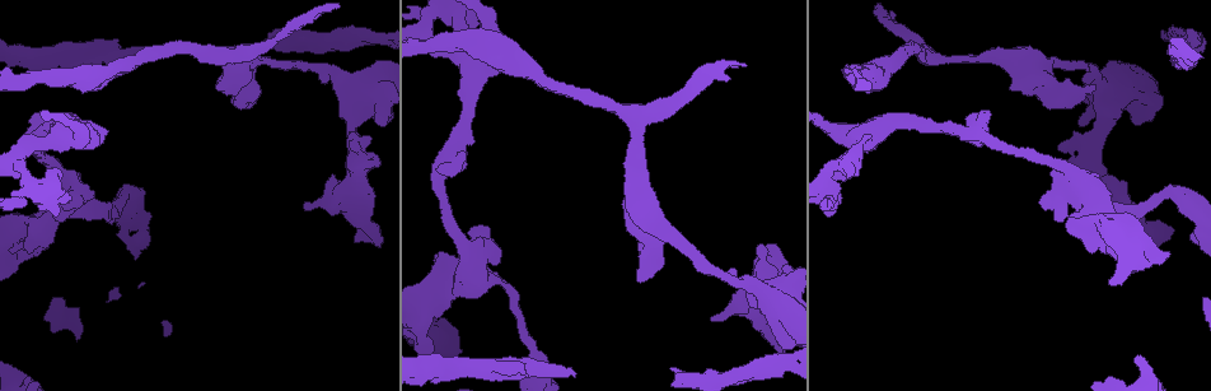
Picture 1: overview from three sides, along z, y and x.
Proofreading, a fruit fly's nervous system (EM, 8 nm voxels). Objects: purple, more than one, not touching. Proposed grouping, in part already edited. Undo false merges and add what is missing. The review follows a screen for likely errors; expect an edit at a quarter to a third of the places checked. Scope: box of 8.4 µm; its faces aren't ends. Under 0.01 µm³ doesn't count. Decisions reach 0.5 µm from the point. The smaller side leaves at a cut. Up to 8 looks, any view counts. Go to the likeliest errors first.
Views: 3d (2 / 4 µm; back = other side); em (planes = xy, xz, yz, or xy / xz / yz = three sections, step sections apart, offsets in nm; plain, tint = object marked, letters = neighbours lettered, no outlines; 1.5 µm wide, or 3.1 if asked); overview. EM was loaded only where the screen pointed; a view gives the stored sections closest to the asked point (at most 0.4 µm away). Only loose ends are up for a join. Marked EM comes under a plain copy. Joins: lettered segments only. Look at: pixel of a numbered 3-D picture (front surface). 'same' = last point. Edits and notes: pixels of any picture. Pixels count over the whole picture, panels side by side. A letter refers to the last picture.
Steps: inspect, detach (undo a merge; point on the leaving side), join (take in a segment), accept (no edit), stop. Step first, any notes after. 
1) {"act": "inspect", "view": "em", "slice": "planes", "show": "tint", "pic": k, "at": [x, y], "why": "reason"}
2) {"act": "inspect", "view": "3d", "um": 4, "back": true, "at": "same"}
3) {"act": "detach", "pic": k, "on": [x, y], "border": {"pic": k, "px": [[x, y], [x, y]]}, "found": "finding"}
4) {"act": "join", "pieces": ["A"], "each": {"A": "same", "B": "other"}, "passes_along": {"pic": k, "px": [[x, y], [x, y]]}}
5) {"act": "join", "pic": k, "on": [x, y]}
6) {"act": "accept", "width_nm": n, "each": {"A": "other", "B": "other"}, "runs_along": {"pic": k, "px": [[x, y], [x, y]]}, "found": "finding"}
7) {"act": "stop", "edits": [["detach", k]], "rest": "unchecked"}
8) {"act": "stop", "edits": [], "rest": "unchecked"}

{"act": "inspect", "view": "em", "slice": "xz", "step": 4, "show": "letters", "pic": 1, "at": [38, 233], "why": "touches itself"}

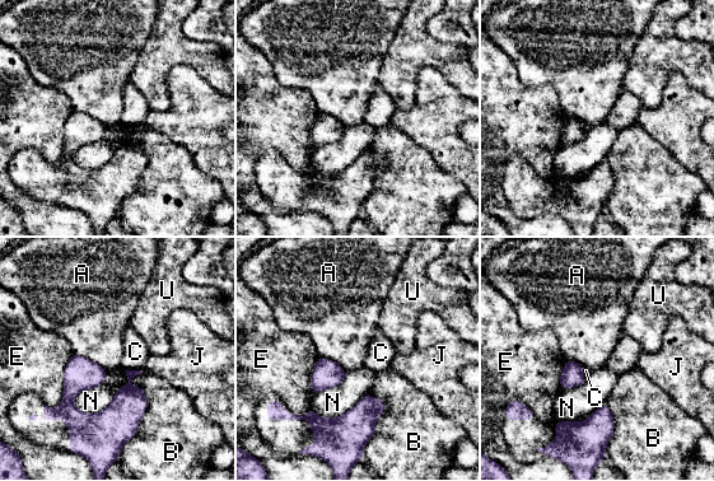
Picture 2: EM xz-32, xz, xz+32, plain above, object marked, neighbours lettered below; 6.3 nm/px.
{"act": "inspect", "view": "em", "slice": "planes", "show": "letters", "at": "same"}

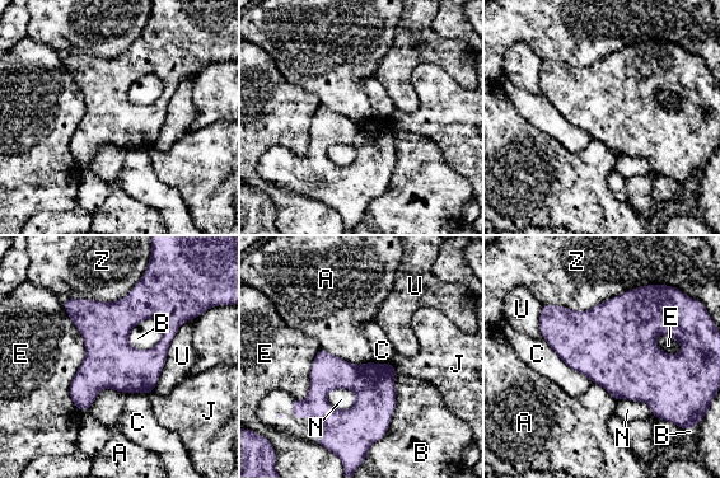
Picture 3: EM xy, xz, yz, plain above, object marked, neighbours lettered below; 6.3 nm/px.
{"act": "accept", "width_nm": 320, "each": {"A": "other", "B": "other", "C": "other", "E": "other", "J": "other", "N": "other", "U": "other", "Z": "other"}, "runs_along": {"pic": 3, "px": [[144, 286], [82, 407]]}, "found": "one neuron here"}

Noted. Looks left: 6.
{"act": "inspect", "view": "em", "slice": "planes", "show": "letters", "pic": 1, "at": [674, 369], "why": "branch stops here"}

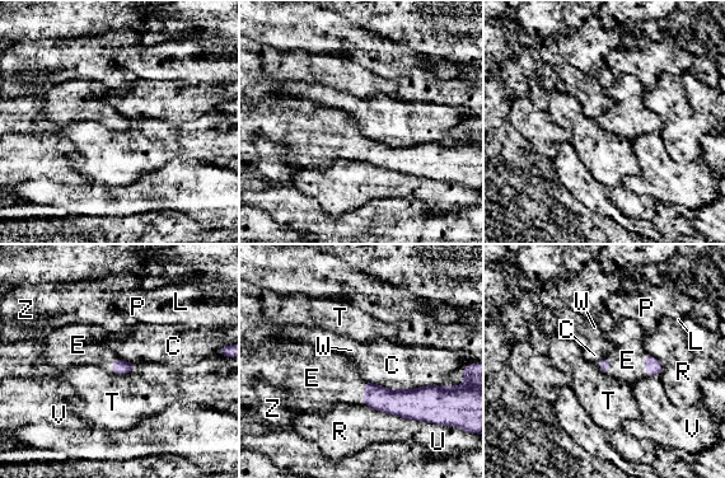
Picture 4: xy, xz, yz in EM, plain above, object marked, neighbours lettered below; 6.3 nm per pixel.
{"act": "join", "pieces": ["E"], "longest_contact_nm": ["C", 500], "each": {"C": "other", "E": "same", "L": "other", "P": "other", "R": "other", "T": "other", "U": "other", "V": "other", "W": "other", "Z": "other"}, "found": "the neuron continues"}

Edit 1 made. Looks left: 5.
{"act": "inspect", "view": "em", "slice": "xy", "step": 4, "show": "tint", "pic": 1, "at": [305, 203], "why": "stops while still wide"}

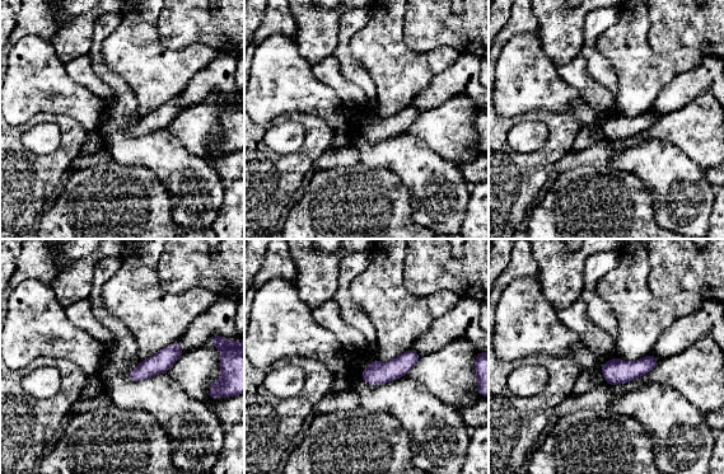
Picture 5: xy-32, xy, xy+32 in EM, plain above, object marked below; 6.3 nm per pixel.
{"act": "inspect", "view": "em", "slice": "planes", "show": "letters", "at": "same", "why": "cut it another way"}

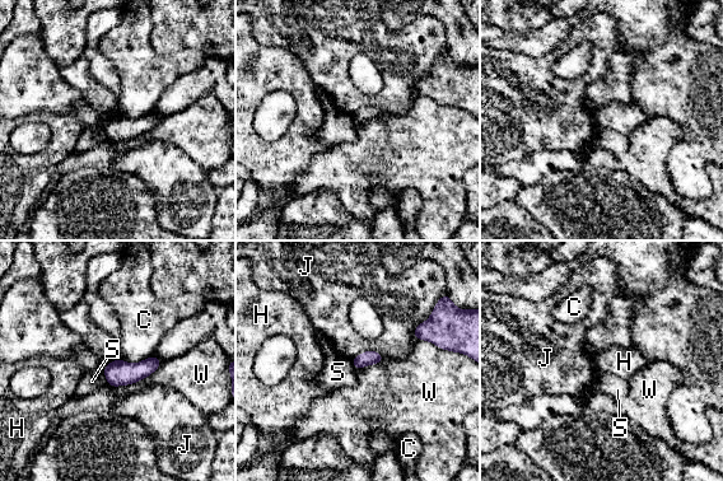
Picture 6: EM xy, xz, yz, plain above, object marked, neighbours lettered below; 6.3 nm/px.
{"act": "accept", "each": {"C": "other", "H": "other", "J": "other", "S": "other", "W": "other"}, "border": {"pic": 6, "px": [[386, 358], [364, 350], [351, 359]]}, "found": "no lettered segment goes on from it"}

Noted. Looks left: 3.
{"act": "stop", "edits": [["join", 4]], "rest": "unchecked"}

